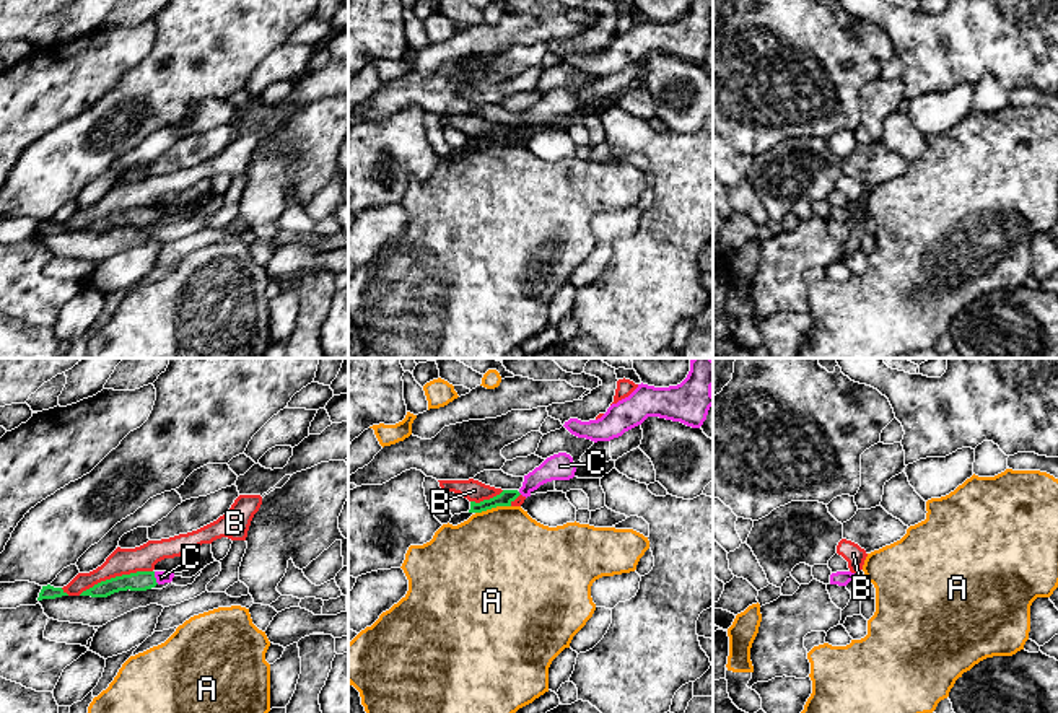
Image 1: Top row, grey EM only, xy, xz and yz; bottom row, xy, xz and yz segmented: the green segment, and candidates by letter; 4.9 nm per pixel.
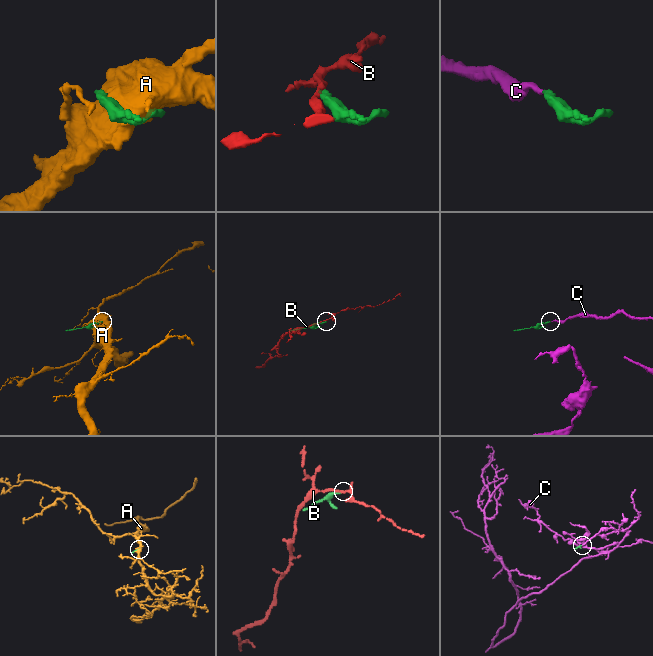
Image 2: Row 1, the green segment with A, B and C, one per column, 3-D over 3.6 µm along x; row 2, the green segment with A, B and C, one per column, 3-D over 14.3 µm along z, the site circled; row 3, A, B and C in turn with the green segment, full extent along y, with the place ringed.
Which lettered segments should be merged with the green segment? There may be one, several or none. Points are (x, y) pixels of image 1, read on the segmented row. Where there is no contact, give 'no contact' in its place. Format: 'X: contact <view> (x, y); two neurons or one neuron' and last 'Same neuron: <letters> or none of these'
A: contact xz (492, 507); two neurons
B: contact xy (116, 577); two neurons
C: contact xy (155, 578); one neuron
Same neuron: C

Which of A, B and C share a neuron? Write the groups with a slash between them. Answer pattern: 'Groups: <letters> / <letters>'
Groups: A / B / C

